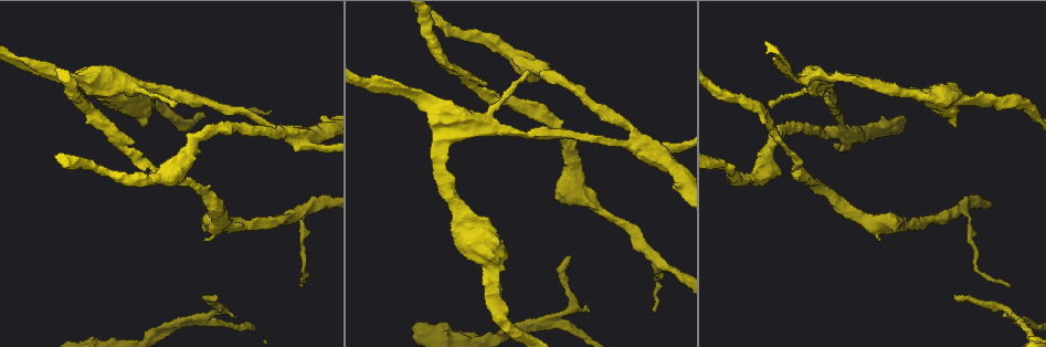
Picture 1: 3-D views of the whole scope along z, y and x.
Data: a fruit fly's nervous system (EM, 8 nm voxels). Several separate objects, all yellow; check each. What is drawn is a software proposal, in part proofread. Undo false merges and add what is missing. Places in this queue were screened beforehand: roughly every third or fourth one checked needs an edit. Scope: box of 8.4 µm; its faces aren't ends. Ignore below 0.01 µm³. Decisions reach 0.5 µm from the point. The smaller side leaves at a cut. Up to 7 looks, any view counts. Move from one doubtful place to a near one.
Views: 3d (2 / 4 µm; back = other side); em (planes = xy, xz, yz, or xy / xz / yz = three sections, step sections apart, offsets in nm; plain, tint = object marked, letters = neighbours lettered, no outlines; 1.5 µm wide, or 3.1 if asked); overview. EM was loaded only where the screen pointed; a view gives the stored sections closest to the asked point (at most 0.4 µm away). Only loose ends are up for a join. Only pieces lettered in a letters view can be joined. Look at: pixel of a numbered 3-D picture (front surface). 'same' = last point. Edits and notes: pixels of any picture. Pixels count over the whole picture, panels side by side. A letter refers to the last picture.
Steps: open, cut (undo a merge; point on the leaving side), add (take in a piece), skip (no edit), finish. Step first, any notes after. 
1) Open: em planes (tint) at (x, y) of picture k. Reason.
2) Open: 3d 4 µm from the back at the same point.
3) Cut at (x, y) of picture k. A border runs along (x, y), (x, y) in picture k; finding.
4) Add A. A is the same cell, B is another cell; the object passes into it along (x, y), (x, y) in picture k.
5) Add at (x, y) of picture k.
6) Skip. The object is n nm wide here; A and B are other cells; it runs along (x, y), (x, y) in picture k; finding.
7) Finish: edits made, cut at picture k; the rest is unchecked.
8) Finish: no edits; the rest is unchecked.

Open: 3d 4 µm at (631, 143) of picture 1. Abrupt turn.

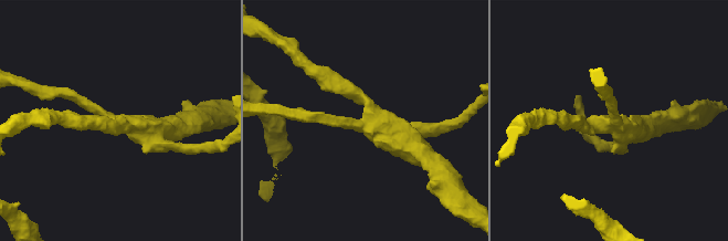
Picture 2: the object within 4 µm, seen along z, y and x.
Open: em planes (letters) at (362, 125) of picture 2. 3 arms meet here; now the EM.

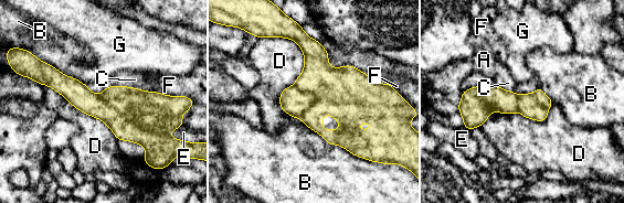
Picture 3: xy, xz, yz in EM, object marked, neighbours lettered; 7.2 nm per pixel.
Cut at (156, 113) of picture 3. The object is 190 nm wide here; A, B, C, D, E, F and G are other cells; a second neuron is stuck on.

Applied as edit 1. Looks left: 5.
Open: 3d 4 µm at (299, 285) of picture 1. Tapers out.

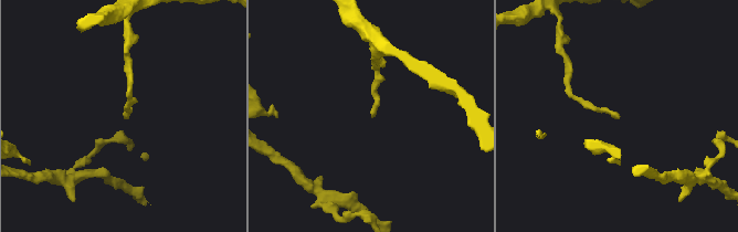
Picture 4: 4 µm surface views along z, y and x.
Open: em yz step 4 (letters) at (124, 116) of picture 4.

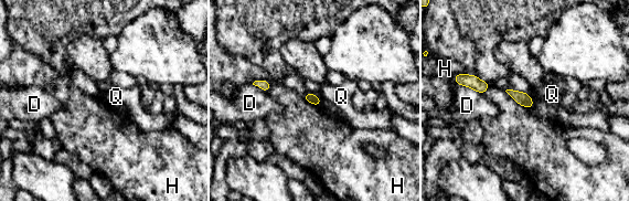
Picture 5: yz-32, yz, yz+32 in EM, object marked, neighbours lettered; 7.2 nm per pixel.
Skip. D, H and Q are other cells; a border runs along (252, 84), (267, 81), (270, 87) in picture 5; no lettered piece goes on from it.

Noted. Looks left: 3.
Finish: edits made, cut at picture 3; the rest is unchecked.

